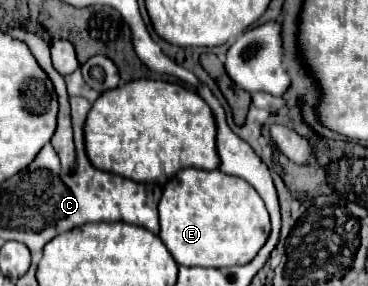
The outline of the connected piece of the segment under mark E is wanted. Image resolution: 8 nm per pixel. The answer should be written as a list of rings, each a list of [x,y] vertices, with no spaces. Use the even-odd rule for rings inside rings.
[[[187,168],[177,172],[177,176],[171,178],[163,190],[159,202],[159,220],[161,220],[161,232],[159,232],[161,240],[165,242],[175,262],[183,266],[225,268],[225,266],[249,264],[263,248],[263,244],[269,240],[271,234],[269,212],[263,200],[259,198],[259,194],[255,192],[255,188],[247,184],[243,178],[223,174],[221,170],[207,172],[207,170]]]

